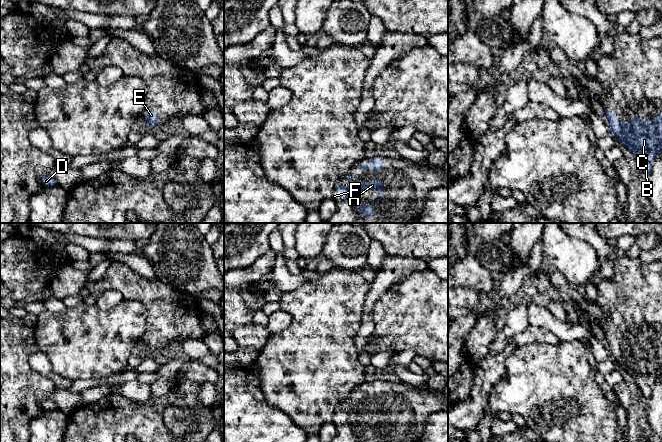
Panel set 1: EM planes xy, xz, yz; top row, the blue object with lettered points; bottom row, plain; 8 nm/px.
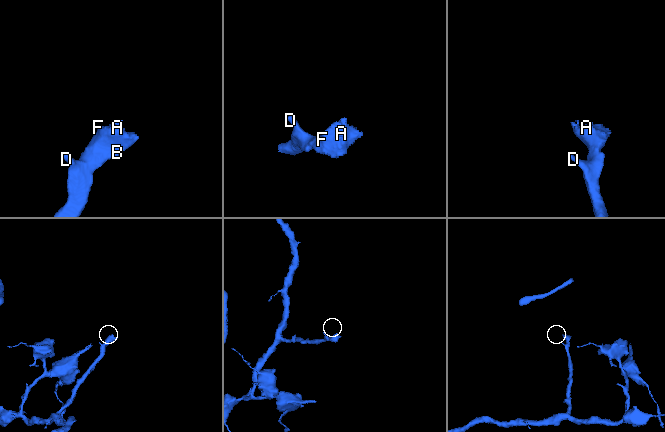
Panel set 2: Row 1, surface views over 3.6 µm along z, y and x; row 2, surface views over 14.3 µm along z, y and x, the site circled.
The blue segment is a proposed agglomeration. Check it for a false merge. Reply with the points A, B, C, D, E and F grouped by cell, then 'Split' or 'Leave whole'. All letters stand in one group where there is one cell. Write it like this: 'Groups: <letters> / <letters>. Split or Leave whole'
Groups: A B C D E F. Leave whole

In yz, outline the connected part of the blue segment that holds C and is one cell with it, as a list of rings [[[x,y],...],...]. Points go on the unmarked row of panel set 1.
[[[604,332],[604,335],[610,357],[632,376],[646,402],[651,397],[654,383],[662,376],[662,336],[654,344],[640,344],[638,340],[632,340],[624,349],[609,333]]]

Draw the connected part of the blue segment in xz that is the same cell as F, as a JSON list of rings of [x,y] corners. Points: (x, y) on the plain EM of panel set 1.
[[[377,402],[374,406],[357,406],[354,410],[336,409],[334,414],[350,414],[350,418],[333,418],[332,422],[350,422],[353,426],[359,425],[359,420],[364,414],[378,414],[379,421],[383,420],[383,404]]]

